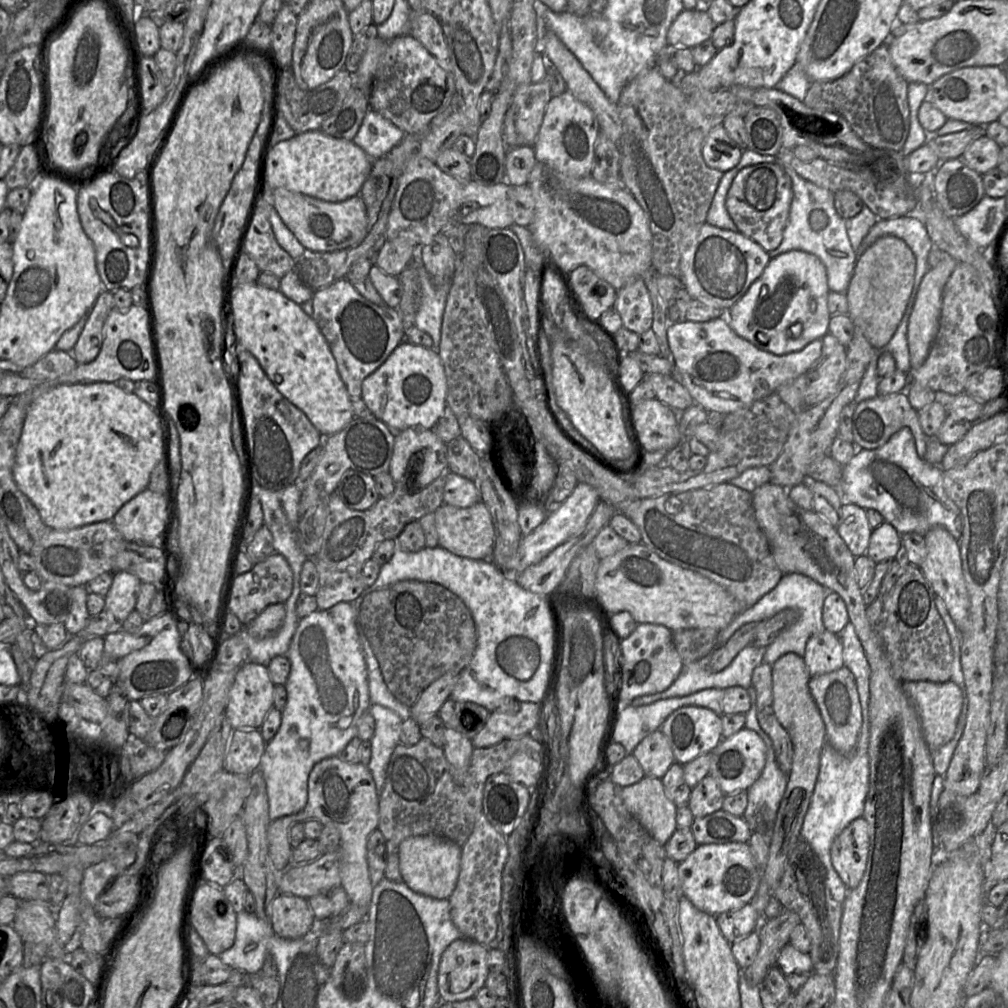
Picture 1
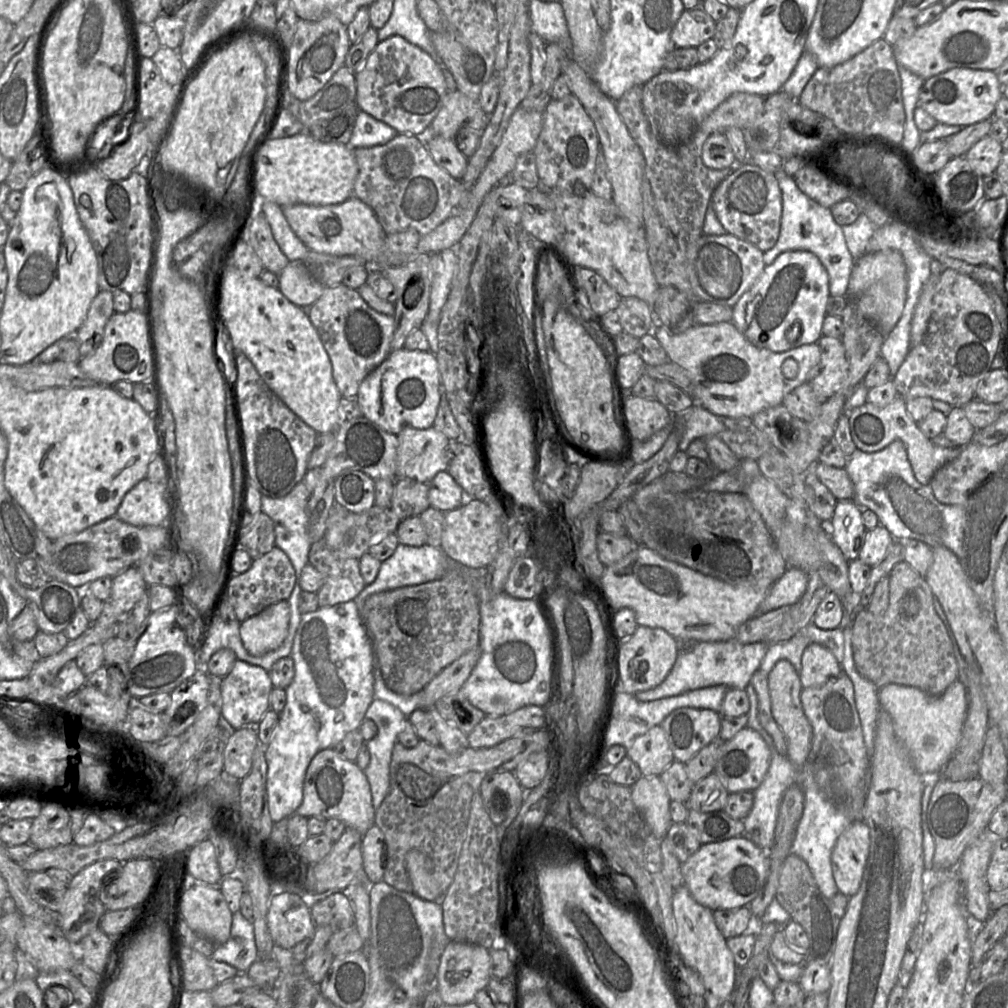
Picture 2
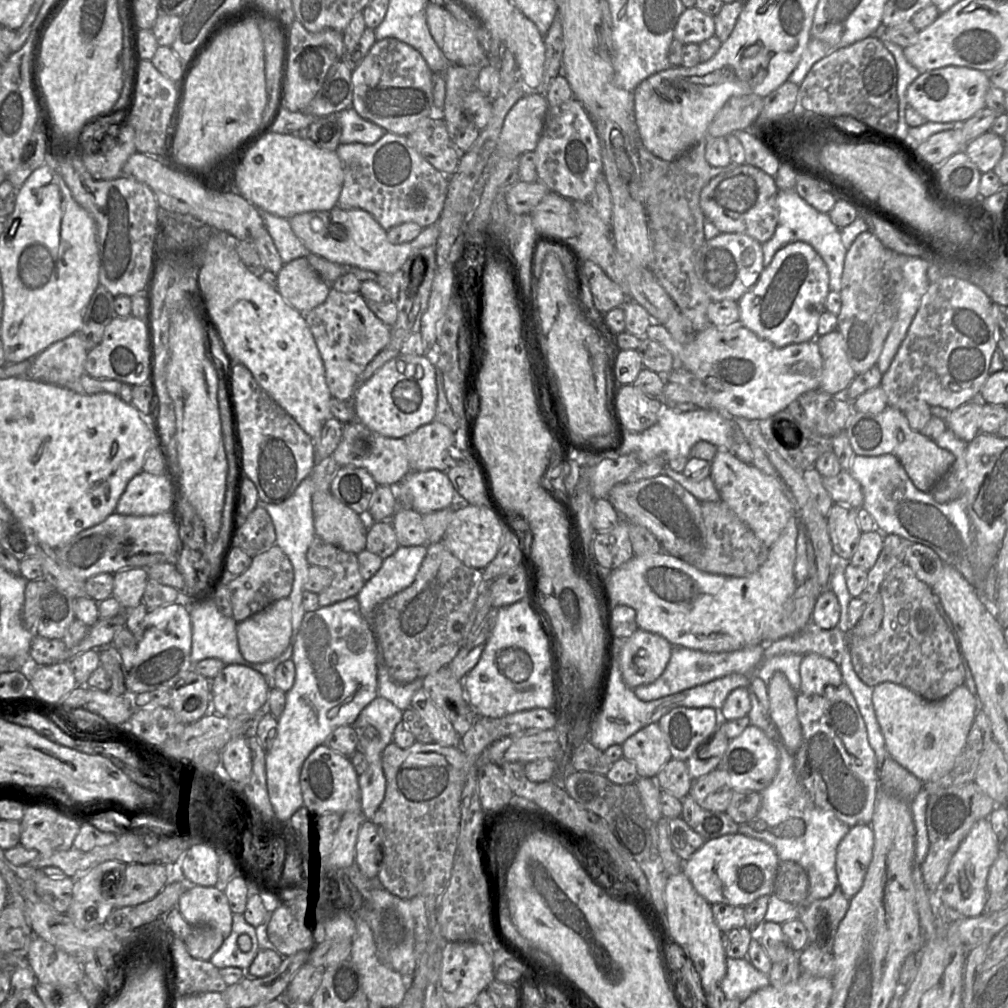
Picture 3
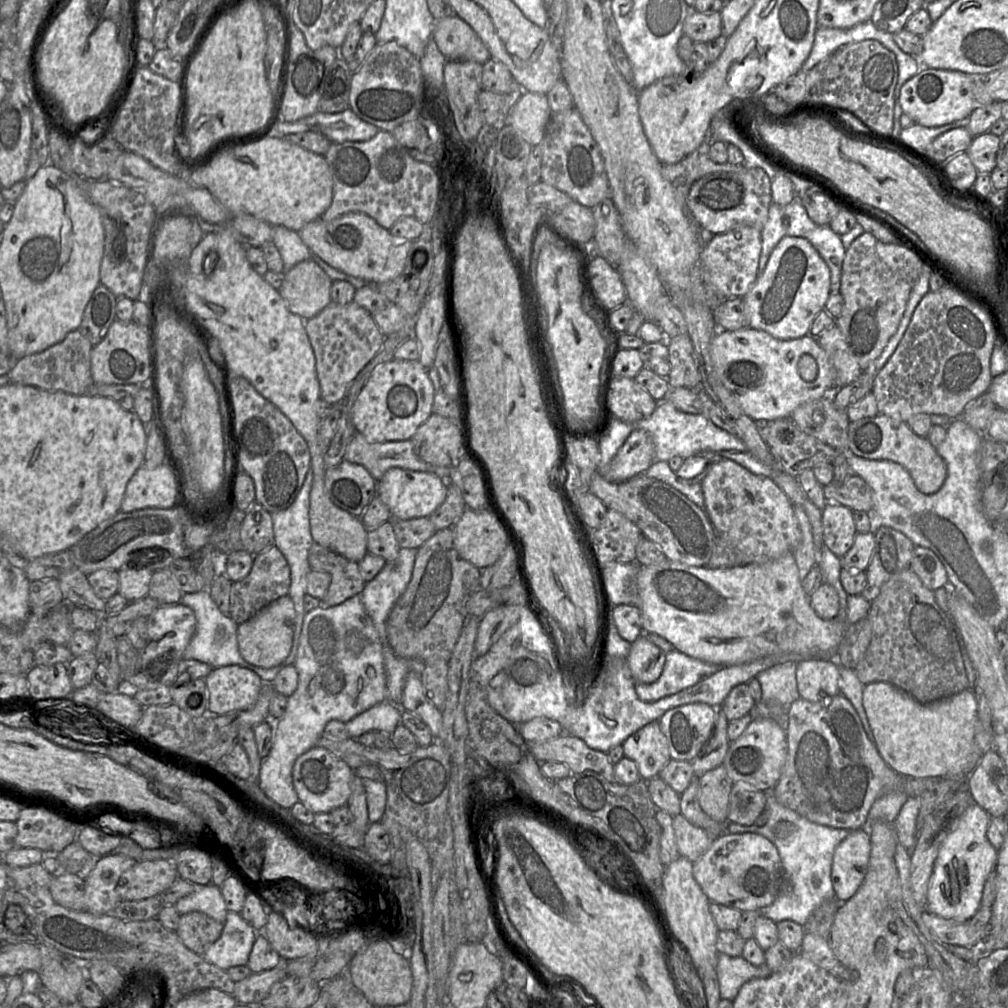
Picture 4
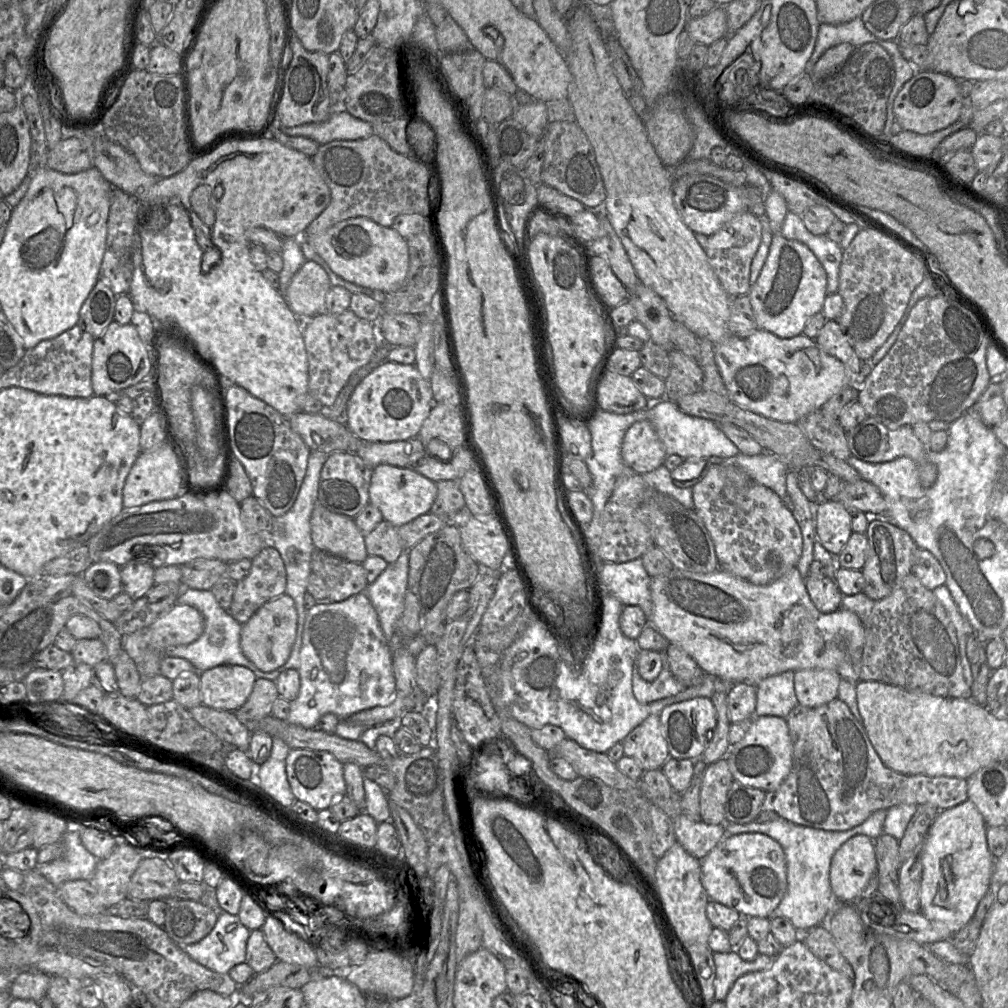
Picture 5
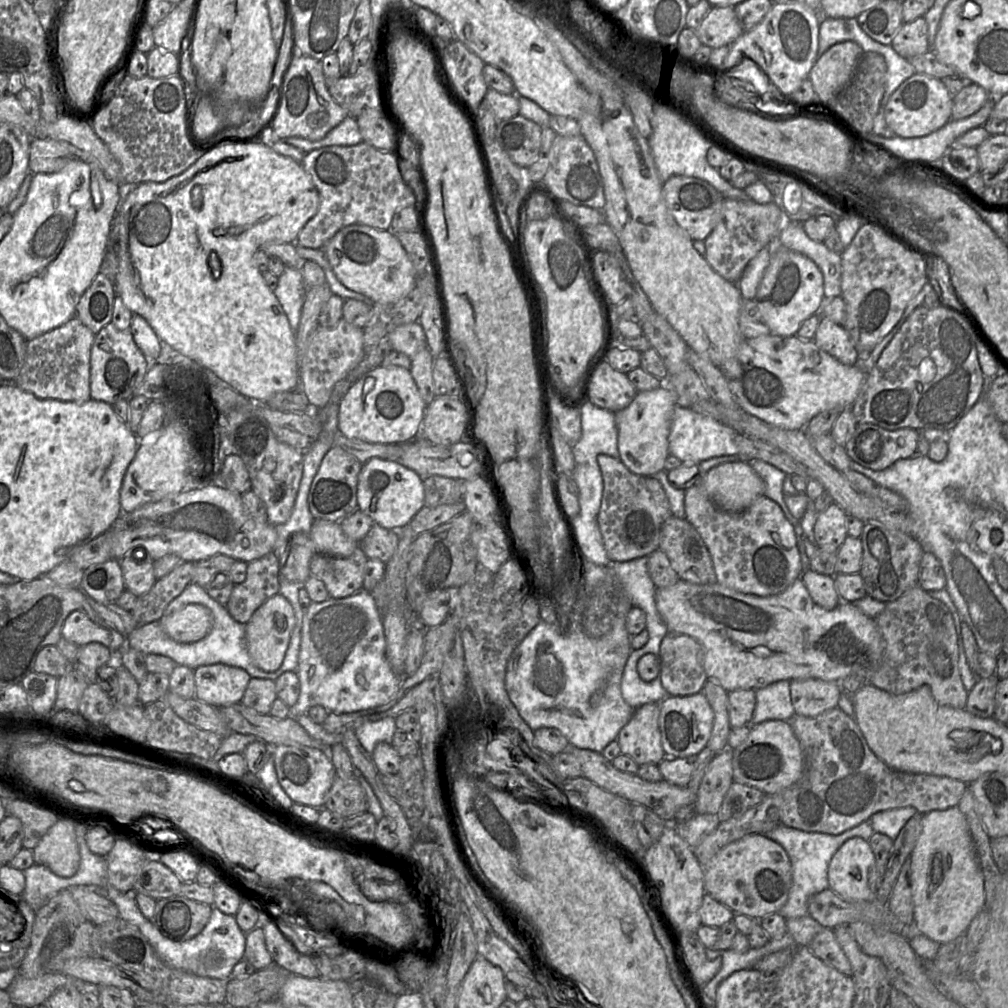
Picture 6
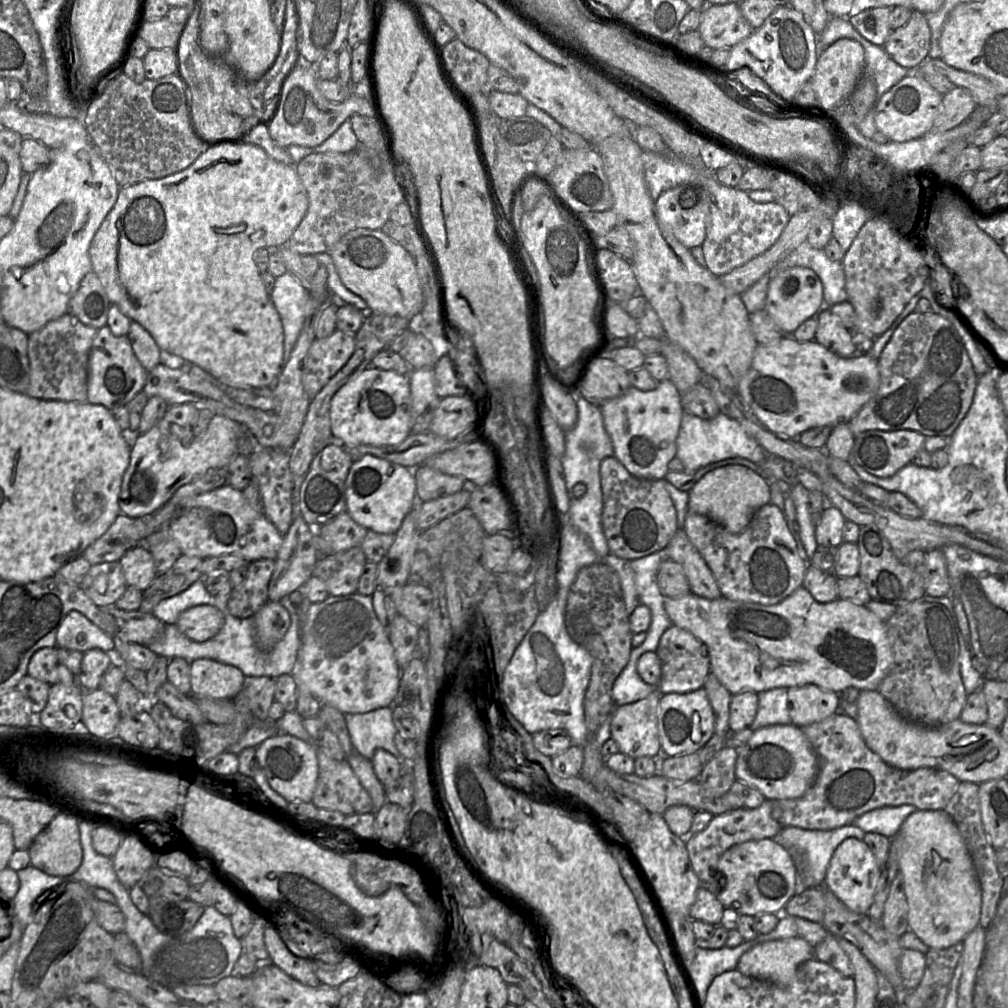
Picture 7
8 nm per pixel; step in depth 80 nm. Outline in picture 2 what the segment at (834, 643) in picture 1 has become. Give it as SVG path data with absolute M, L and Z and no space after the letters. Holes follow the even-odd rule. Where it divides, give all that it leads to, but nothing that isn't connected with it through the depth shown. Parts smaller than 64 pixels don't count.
M810 643L802 655L800 680L803 688L820 687L842 673L841 664L826 647Z

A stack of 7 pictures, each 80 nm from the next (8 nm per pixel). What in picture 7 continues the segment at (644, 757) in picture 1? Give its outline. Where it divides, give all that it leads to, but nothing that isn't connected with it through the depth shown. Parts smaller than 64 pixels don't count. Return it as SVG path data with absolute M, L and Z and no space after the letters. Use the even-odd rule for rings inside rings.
M657 688L644 699L614 708L610 730L619 752L633 759L662 754L658 732L660 696Z

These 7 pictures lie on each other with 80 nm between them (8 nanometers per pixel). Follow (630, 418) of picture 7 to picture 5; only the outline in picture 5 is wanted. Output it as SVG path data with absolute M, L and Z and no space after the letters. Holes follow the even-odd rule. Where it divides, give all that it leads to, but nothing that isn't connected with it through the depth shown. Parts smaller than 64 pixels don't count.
M638 421L625 433L621 457L634 472L645 474L663 465L667 454L653 425Z

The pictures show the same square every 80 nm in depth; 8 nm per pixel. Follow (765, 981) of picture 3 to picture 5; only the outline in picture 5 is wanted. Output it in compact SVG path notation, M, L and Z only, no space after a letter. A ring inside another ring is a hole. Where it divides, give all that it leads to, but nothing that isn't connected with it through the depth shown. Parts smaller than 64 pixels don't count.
M736 950L713 954L716 968L714 980L715 1001L725 1001L735 981L750 972L765 971L772 967L776 956L758 954L752 961L743 960Z

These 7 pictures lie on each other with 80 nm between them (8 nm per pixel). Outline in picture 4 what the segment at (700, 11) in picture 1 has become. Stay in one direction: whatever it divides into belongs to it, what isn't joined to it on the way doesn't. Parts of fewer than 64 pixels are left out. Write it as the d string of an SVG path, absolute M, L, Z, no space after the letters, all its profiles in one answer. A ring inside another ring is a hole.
M690 9L684 24L683 34L693 42L708 43L721 35L722 21L720 12L700 13Z

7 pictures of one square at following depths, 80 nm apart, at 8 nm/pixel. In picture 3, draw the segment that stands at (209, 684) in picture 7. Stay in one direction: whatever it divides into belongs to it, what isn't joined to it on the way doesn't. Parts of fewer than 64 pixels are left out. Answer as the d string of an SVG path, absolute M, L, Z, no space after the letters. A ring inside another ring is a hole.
M229 664L210 680L210 711L225 717L256 716L264 713L271 689L269 681L261 673L240 665Z

